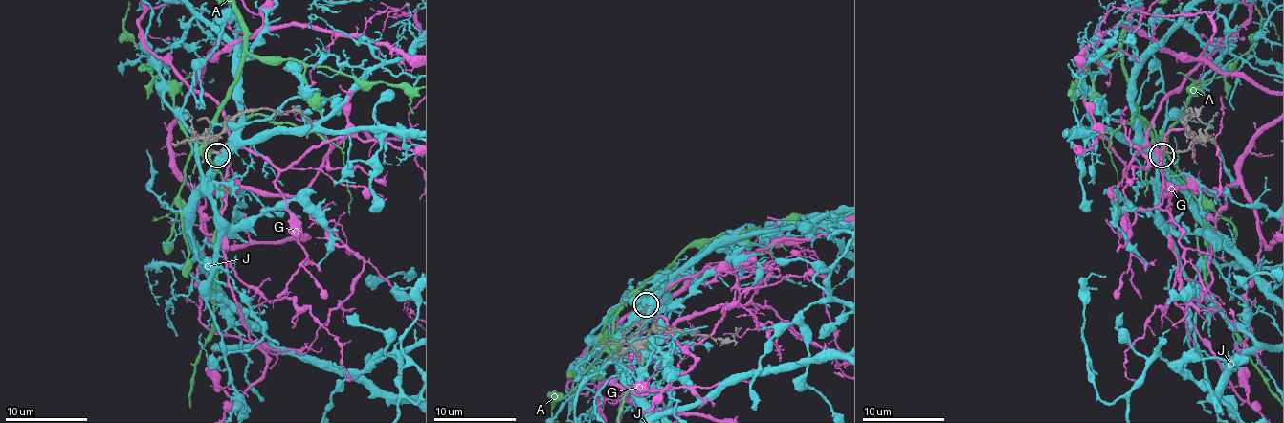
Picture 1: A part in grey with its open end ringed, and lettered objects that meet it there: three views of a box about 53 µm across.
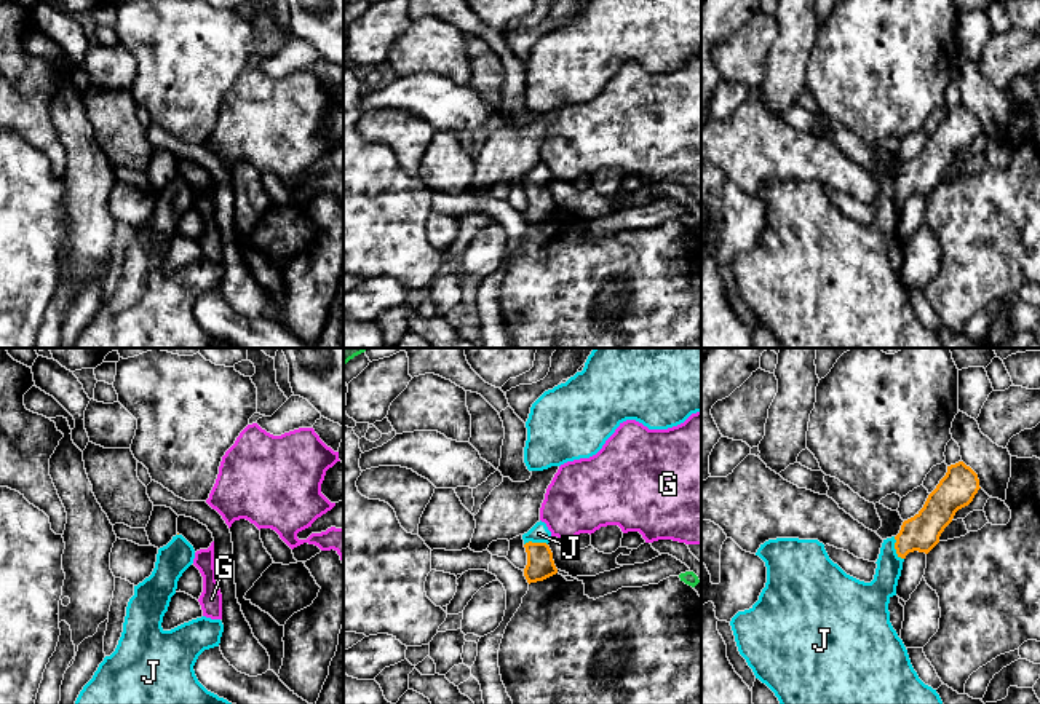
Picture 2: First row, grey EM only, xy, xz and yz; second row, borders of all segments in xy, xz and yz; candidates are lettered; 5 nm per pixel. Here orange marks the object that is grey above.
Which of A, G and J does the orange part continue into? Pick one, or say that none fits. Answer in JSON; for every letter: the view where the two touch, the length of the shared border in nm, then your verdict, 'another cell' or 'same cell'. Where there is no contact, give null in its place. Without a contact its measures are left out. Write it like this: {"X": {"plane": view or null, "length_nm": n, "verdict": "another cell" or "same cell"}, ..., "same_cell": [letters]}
{"A": {"plane": null, "verdict": "another cell"}, "G": {"plane": null, "verdict": "another cell"}, "J": {"plane": "yz", "length_nm": 130, "verdict": "same cell"}, "same_cell": ["J"]}

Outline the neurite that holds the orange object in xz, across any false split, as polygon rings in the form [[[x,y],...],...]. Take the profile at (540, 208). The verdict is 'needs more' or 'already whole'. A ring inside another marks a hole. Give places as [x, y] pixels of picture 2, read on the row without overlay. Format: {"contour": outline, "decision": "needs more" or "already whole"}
{"contour": [[[537,164],[527,176],[522,177],[527,195],[527,208],[524,219],[527,225],[543,223],[558,216],[553,203],[553,195],[548,188],[551,174],[545,164]]], "decision": "needs more"}

